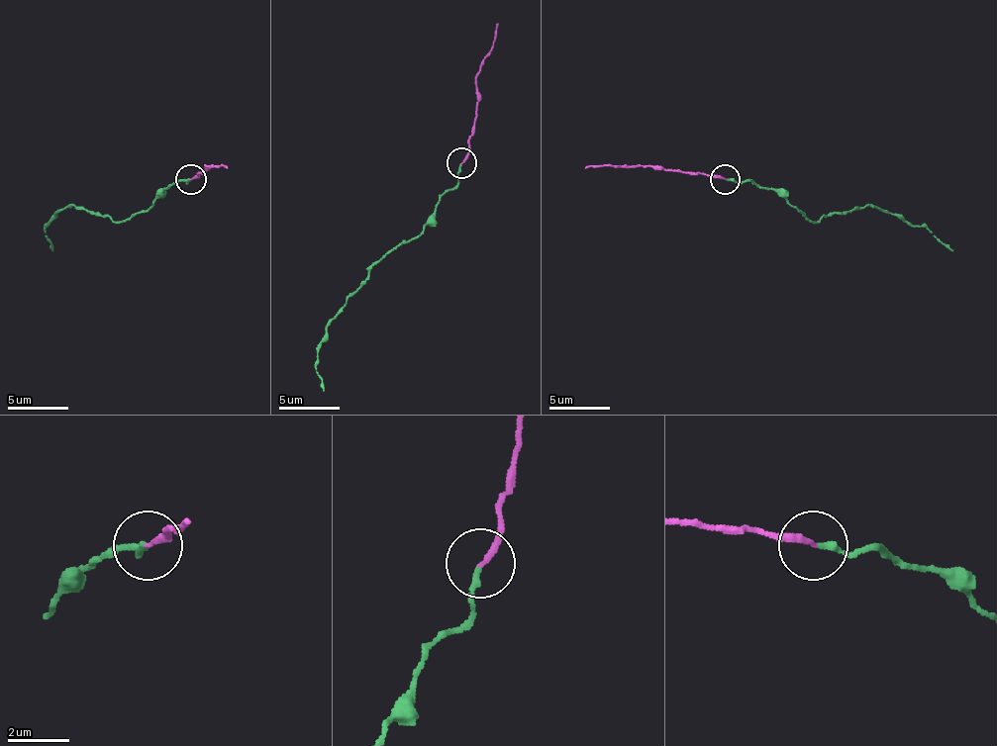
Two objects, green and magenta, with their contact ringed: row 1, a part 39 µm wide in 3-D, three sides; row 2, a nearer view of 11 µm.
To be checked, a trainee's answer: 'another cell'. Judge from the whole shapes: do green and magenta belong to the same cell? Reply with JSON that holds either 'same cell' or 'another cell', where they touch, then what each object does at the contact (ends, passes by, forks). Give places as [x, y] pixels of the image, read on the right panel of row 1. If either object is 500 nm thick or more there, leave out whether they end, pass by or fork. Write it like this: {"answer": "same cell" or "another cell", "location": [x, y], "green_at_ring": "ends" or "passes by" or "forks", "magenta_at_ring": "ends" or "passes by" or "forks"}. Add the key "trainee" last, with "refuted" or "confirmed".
{"answer": "another cell", "location": [725, 179], "green_at_ring": "ends", "magenta_at_ring": "ends", "trainee": "confirmed"}

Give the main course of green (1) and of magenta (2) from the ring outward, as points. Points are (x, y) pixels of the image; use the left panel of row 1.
1: (190, 178), (168, 188), (123, 221), (65, 206), (45, 230), (53, 251)
2: (190, 178), (205, 166), (223, 166), (226, 169)

